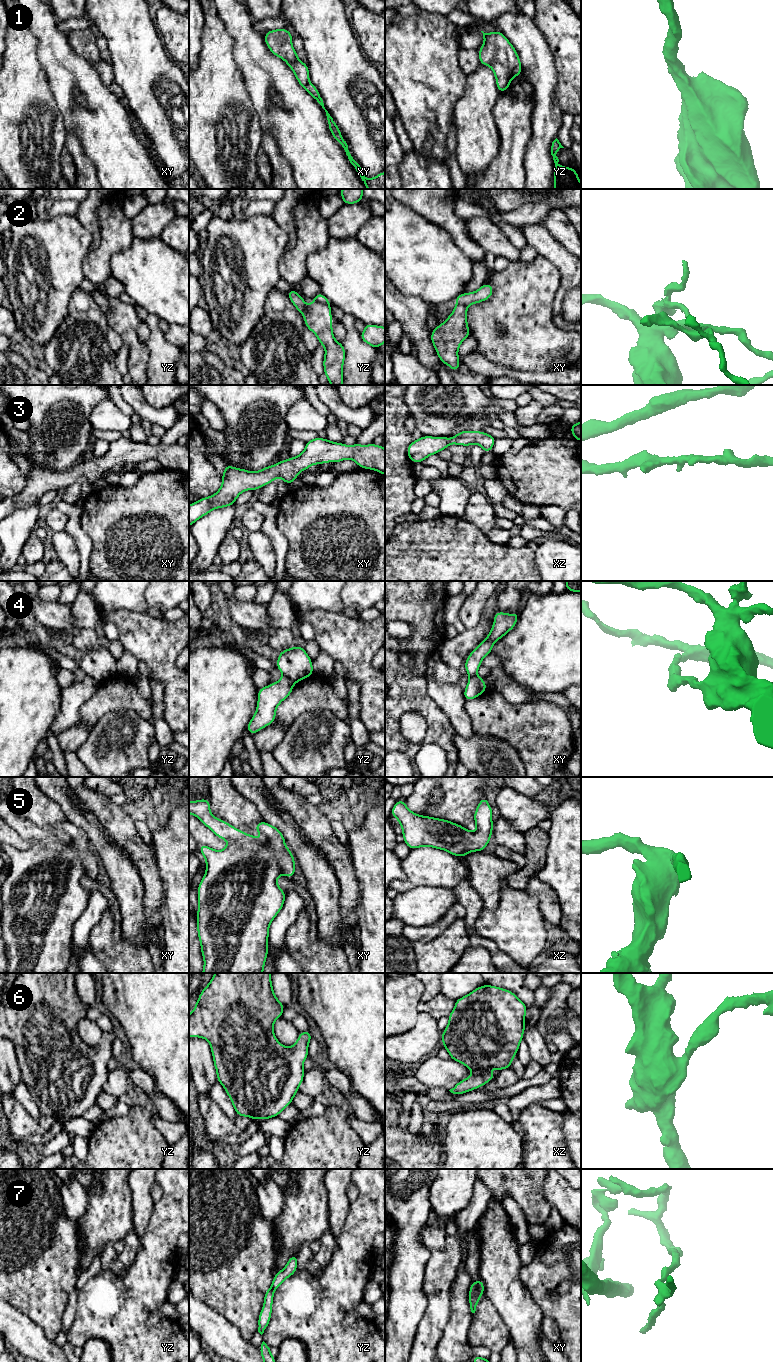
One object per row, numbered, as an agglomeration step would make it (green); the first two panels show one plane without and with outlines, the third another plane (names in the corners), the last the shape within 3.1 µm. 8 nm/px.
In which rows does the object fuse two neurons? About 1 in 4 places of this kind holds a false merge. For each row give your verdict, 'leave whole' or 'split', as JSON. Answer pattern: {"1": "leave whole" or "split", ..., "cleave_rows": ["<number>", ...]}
{"1": "leave whole", "2": "split", "3": "leave whole", "4": "split", "5": "leave whole", "6": "leave whole", "7": "split", "cleave_rows": ["2", "4", "7"]}

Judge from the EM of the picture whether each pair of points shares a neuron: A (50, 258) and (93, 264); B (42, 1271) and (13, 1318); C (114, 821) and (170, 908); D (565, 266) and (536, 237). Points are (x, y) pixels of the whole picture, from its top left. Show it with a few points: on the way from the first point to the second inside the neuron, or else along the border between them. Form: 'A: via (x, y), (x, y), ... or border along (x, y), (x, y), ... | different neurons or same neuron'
A: border along (88, 251), (83, 261), (84, 276) | different neurons
B: border along (10, 1304), (37, 1324) | different neurons
C: border along (158, 872), (162, 887), (161, 918) | different neurons
D: via (559, 259), (543, 243) | same neuron

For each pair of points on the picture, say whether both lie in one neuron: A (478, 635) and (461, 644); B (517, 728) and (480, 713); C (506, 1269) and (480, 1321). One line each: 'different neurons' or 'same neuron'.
A: same neuron
B: same neuron
C: different neurons

